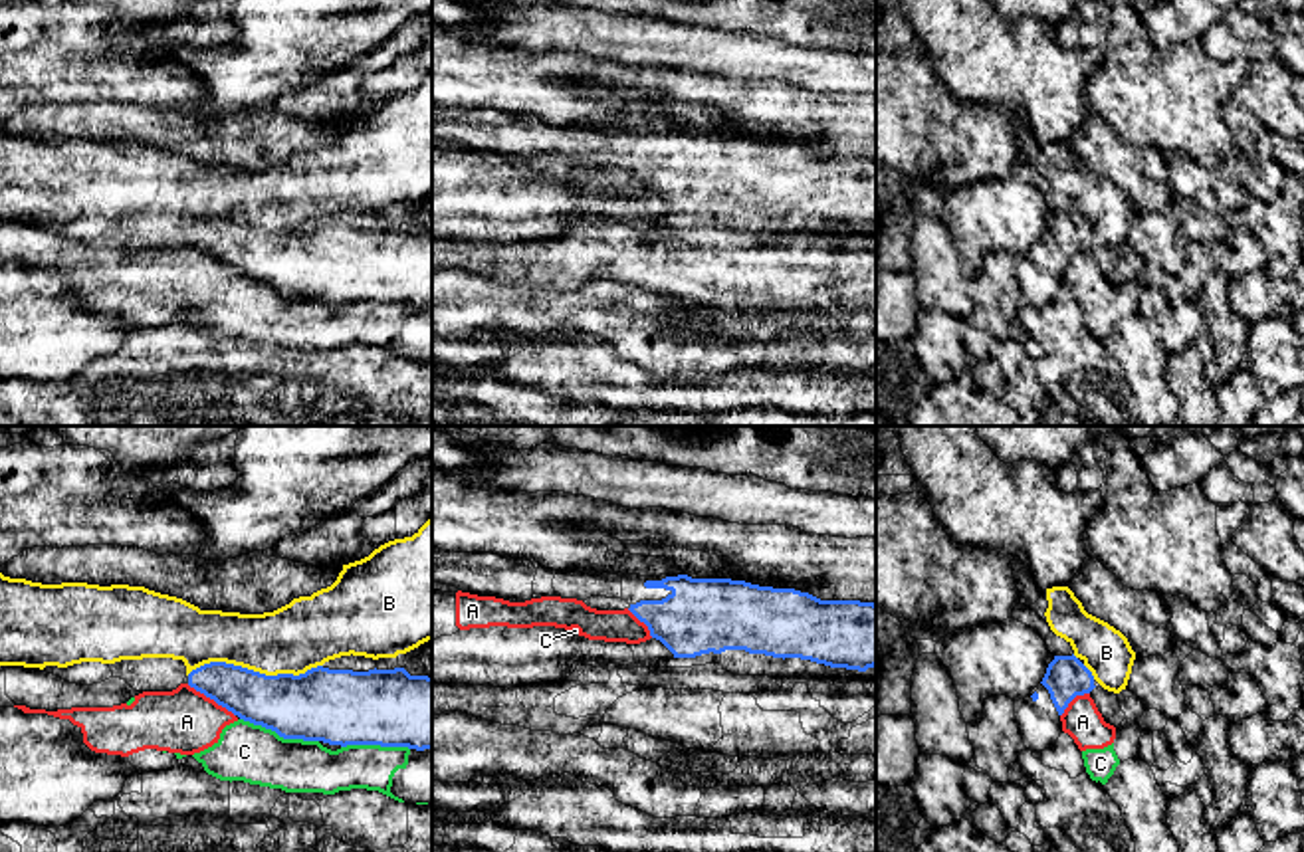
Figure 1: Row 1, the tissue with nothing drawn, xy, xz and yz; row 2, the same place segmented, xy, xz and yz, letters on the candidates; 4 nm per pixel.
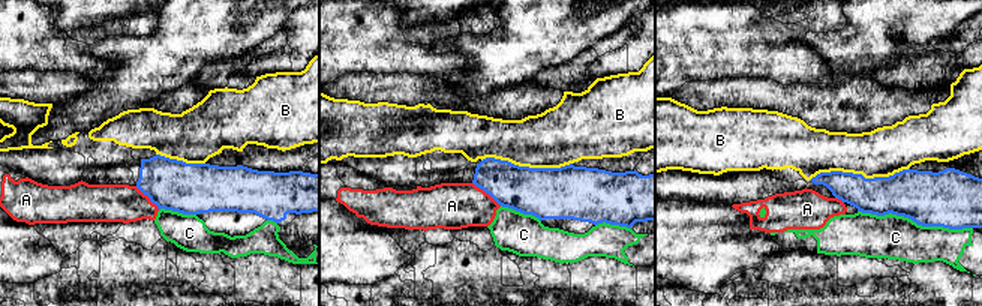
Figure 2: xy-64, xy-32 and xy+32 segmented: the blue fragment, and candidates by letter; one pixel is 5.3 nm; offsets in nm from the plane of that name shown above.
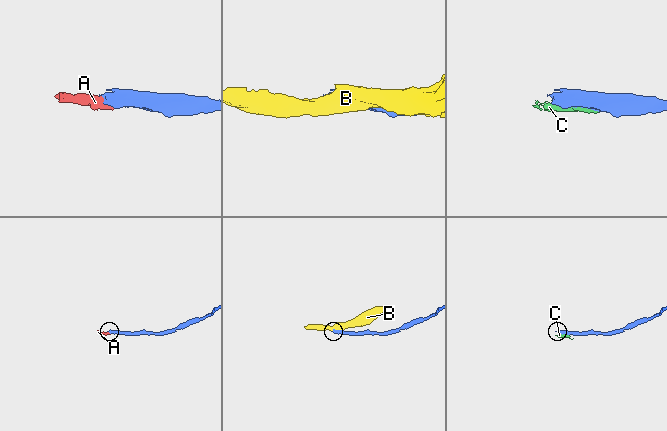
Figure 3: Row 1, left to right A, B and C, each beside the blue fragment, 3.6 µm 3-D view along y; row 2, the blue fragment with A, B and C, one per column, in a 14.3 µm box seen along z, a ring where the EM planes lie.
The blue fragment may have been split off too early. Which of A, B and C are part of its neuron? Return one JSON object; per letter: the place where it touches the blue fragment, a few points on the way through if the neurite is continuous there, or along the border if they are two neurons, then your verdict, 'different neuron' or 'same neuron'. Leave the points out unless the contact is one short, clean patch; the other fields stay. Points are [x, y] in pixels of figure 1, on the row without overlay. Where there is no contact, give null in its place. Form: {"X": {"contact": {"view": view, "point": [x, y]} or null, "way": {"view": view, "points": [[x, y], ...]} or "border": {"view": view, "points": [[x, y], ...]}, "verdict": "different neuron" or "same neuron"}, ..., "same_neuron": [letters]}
{"A": {"contact": {"view": "xy", "point": [211, 254]}, "border": {"view": "xy", "points": [[187, 240], [234, 272]]}, "verdict": "different neuron"}, "B": {"contact": {"view": "xy", "point": [254, 228]}, "verdict": "different neuron"}, "C": {"contact": {"view": "xy", "point": [280, 292]}, "verdict": "different neuron"}, "same_neuron": []}

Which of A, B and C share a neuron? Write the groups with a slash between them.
A C / B

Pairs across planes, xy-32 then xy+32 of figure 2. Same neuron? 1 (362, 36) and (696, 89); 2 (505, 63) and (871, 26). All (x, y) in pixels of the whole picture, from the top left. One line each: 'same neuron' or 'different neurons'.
1: different neurons
2: same neuron

